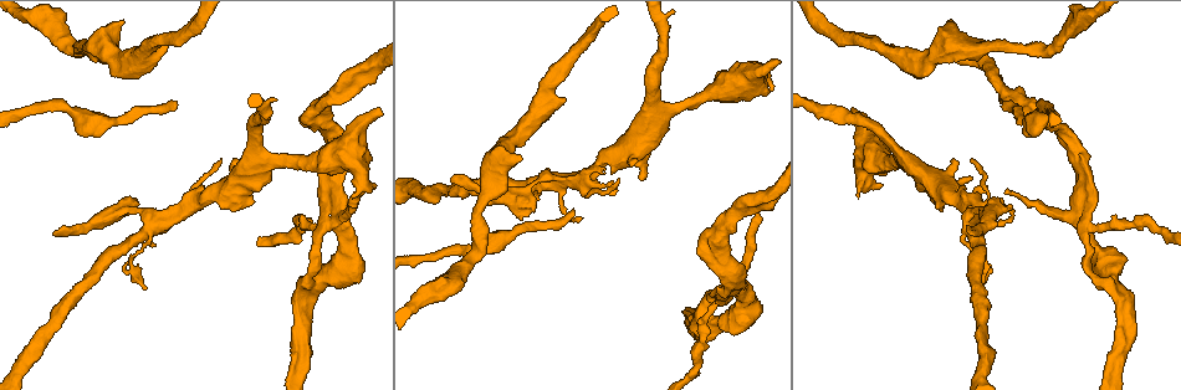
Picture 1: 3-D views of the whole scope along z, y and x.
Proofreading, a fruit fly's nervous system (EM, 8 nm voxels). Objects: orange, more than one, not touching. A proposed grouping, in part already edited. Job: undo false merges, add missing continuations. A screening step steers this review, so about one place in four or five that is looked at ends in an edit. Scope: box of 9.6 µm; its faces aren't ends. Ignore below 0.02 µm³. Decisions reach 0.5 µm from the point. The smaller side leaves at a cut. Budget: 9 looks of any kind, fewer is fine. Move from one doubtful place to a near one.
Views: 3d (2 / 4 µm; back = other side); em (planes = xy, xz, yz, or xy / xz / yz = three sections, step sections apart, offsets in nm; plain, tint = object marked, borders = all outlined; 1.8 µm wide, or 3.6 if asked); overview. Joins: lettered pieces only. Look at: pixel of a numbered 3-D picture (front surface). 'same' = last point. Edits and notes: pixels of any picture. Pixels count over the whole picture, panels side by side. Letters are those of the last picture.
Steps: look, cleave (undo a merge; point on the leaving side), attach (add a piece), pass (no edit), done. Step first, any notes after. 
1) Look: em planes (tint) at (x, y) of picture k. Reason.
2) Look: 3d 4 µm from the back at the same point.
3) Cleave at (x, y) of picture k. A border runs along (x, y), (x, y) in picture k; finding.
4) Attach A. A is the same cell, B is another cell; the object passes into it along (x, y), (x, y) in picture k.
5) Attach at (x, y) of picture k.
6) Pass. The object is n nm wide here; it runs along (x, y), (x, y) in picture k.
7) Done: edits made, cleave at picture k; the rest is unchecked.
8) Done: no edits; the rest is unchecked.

Look: 3d 2 µm at (1003, 106) of picture 1.

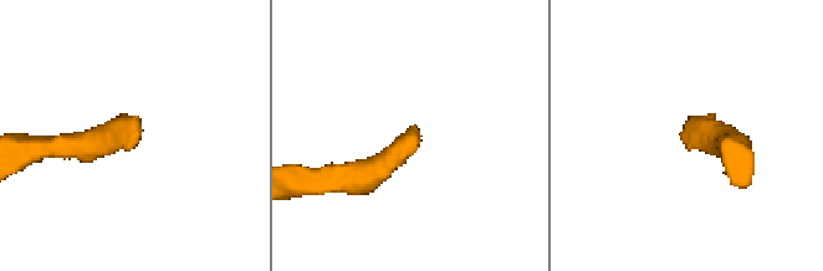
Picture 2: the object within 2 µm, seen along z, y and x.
Look: em xy step 16 (tint) at (689, 133) of picture 2. Shape alone is not enough.

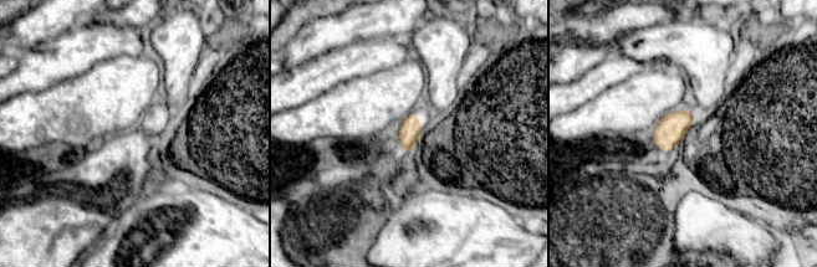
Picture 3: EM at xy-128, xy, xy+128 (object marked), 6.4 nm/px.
Look: em xy step 16 (borders) at the same point. See the neighbours.

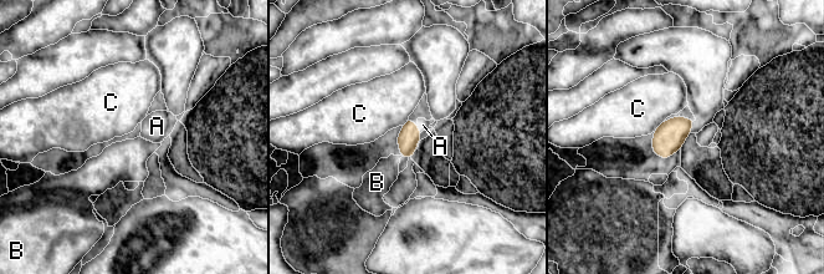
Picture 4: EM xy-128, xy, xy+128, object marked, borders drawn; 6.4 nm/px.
Attach A. A is the same cell, B and C are other cells; the object passes into it along (409, 137), (418, 128), (423, 125) in picture 4; it goes on there.

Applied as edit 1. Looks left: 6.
Look: overview.

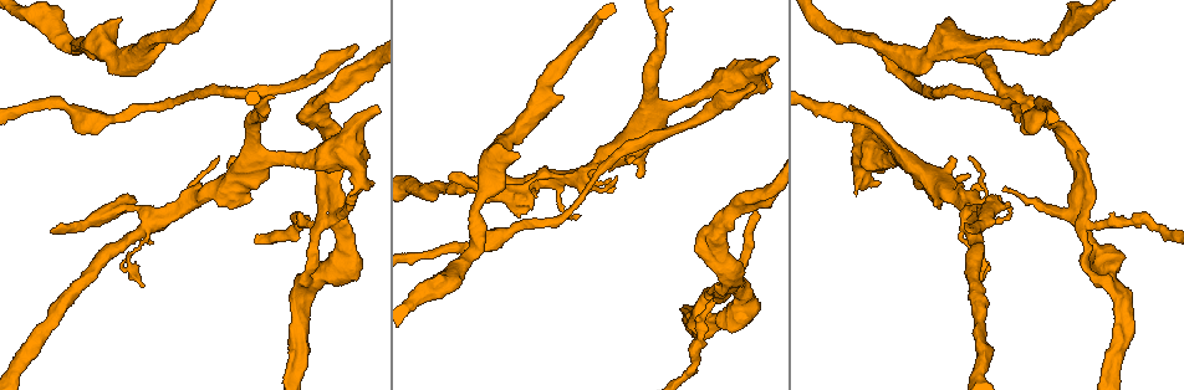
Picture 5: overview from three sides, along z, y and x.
Look: em planes (borders) at (637, 176) of picture 5. Stops while still wide.

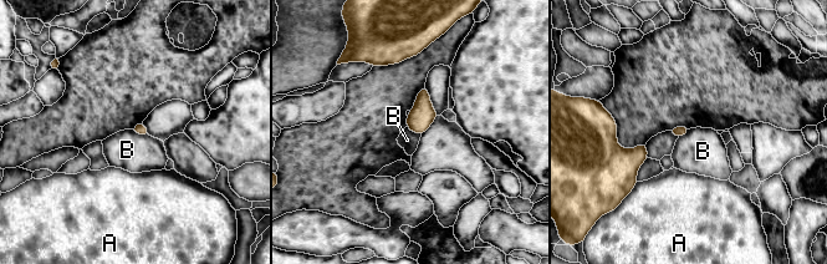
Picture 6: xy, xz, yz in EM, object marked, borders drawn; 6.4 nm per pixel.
Pass. A and B are other cells; a border runs along (131, 130), (148, 136) in picture 6; no lettered piece goes on from it.

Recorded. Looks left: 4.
Look: em planes (borders) at (968, 223) of picture 5. Thick turns thin.

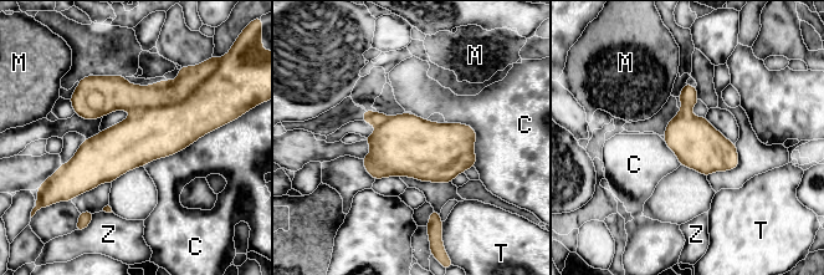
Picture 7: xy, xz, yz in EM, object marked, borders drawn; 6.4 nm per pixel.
Cleave at (129, 97) of picture 7. The longest contact is with C, 550 nm; C, M, T and Z are other cells; the part that leaves runs along (188, 90), (73, 100) in picture 7; two neurons meet here.

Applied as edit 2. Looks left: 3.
Look: em xz step 16 (tint) at (320, 118) of picture 5. A fork.

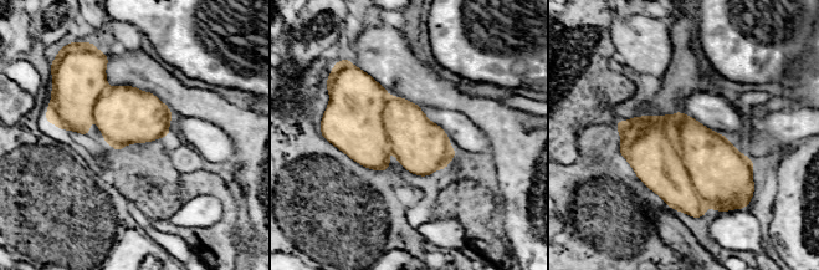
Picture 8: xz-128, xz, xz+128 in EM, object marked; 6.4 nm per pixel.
Look: em planes (borders) at the same point.

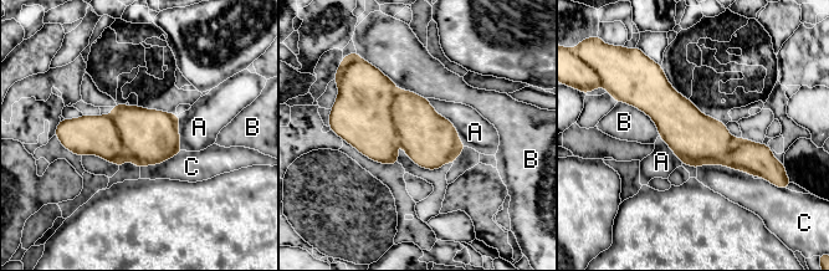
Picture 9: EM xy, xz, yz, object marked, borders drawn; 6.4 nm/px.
Pass. A, B and C are other cells; a border runs along (425, 98), (453, 124), (465, 146) in picture 9; continuous, no second neuron.

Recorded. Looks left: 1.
Done: edits made, attach at picture 4, cleave at picture 7; the rest is unchecked.

